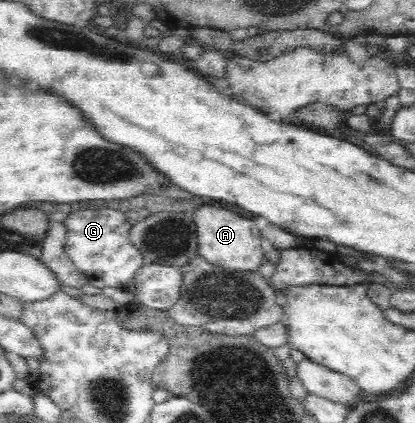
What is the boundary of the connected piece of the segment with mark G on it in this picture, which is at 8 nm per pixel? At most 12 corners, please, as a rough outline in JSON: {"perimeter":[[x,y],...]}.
{"perimeter":[[124,208],[65,219],[65,253],[96,288],[124,289],[143,264]]}

